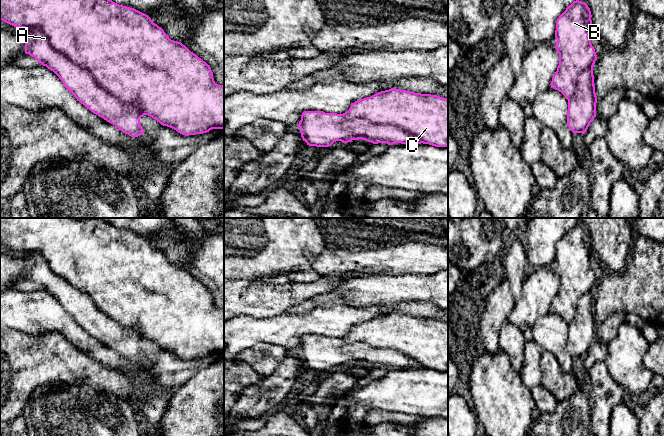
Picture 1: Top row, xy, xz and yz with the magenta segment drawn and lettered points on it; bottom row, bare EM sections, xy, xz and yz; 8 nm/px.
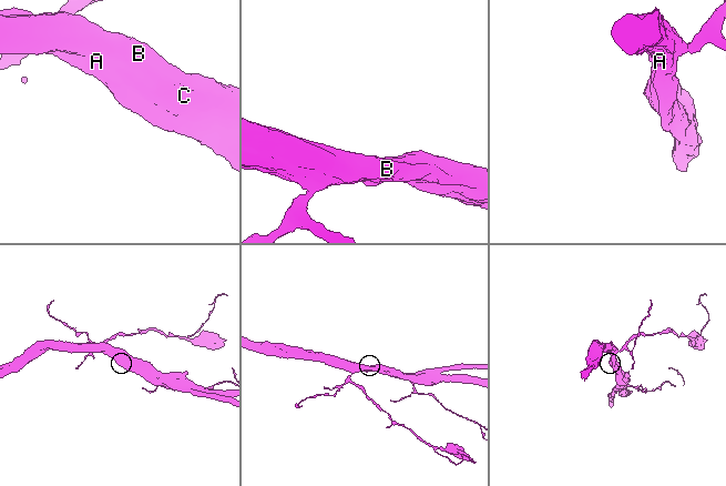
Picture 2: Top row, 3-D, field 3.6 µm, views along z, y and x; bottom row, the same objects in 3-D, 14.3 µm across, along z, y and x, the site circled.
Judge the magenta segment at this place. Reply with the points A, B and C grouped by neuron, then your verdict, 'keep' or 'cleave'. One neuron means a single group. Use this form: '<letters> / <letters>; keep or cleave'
A B C; keep

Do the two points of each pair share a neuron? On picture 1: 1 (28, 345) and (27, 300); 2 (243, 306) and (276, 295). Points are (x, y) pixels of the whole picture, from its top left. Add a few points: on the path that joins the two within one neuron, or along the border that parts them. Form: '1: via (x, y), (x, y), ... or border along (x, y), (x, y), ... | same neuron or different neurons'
1: border along (10, 328), (35, 335), (52, 333) | different neurons
2: via (251, 300), (268, 300) | same neuron

